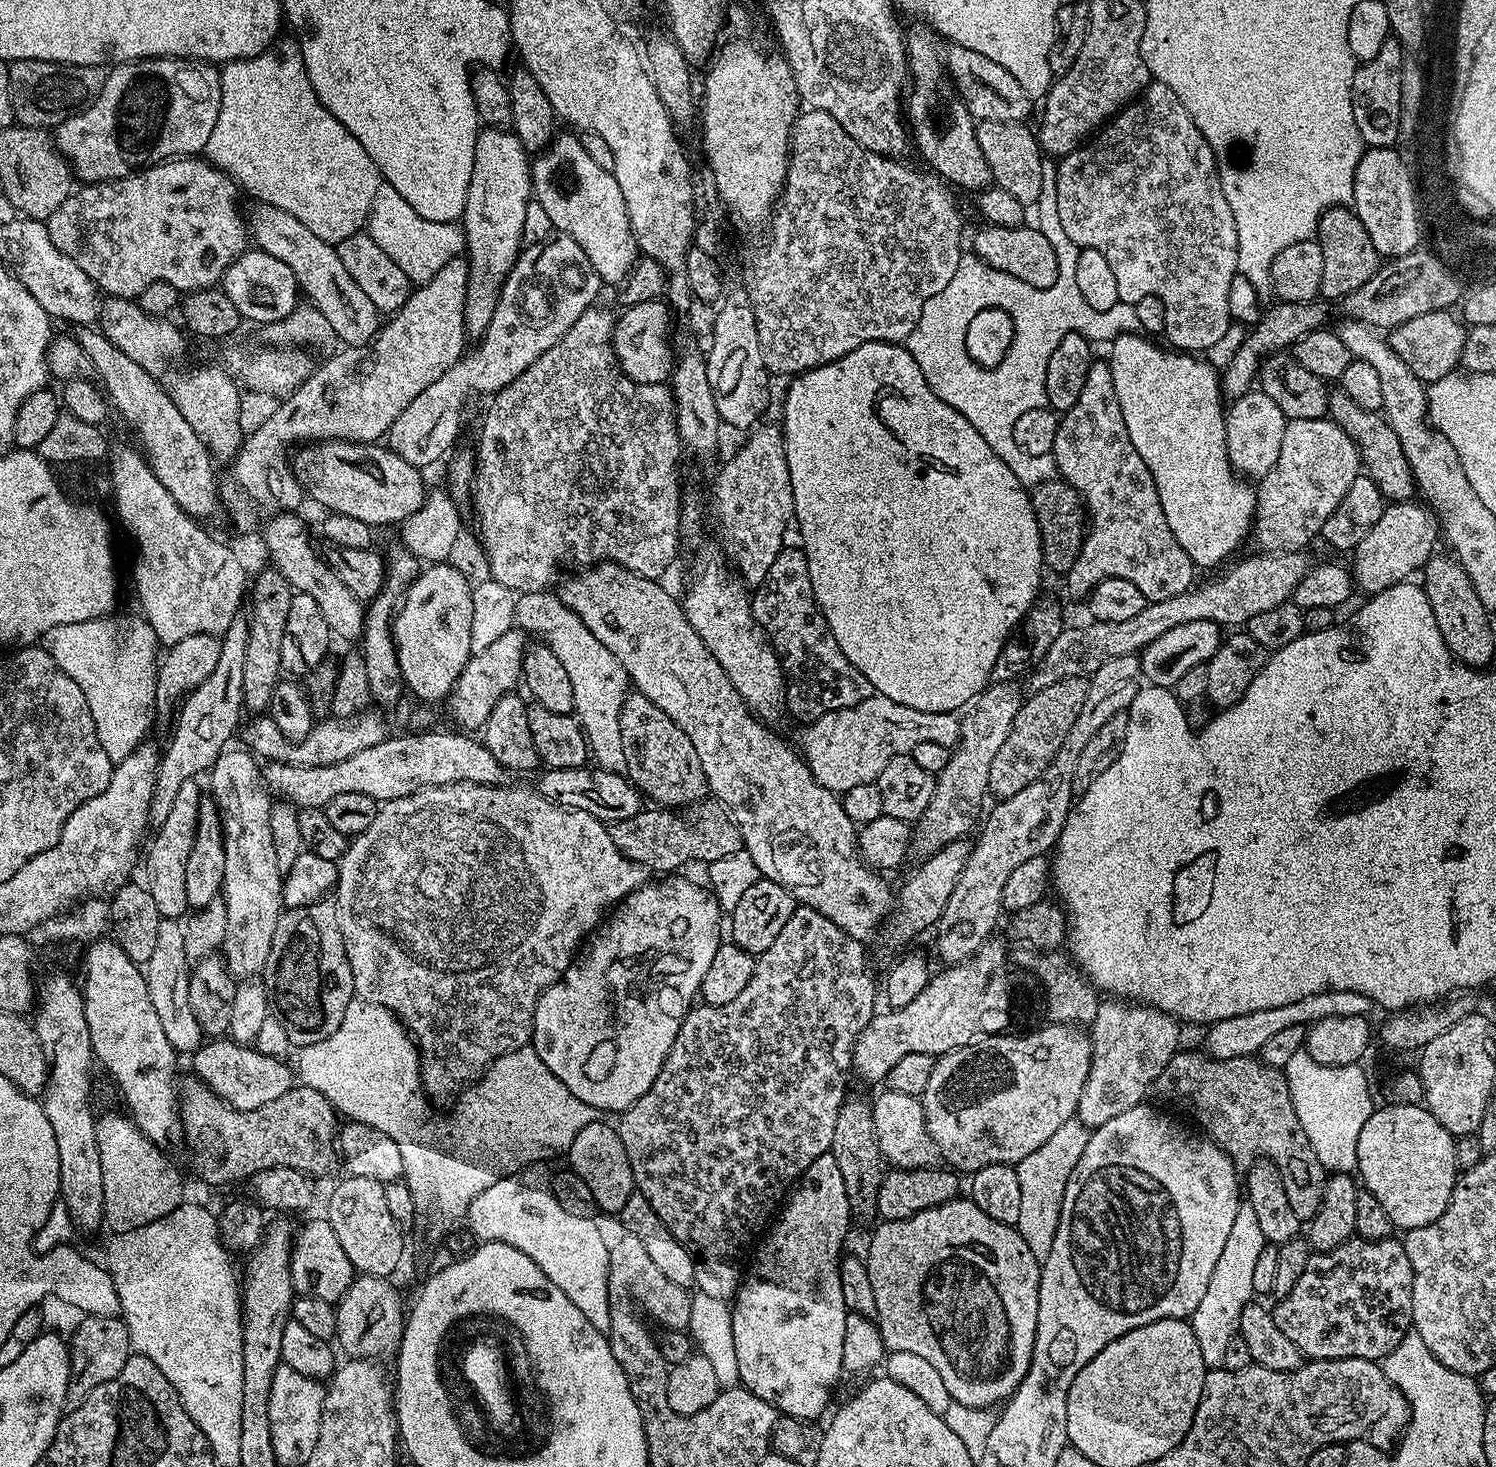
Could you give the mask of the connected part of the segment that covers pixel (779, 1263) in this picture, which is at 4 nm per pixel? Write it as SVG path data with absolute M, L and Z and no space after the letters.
M831 1152L814 1158L791 1192L783 1201L784 1209L783 1204L779 1209L780 1221L767 1229L768 1237L761 1242L756 1257L753 1260L751 1257L750 1267L731 1305L734 1355L738 1358L743 1387L774 1405L777 1413L800 1421L815 1421L824 1411L829 1411L832 1387L844 1372L842 1338L846 1335L849 1311L842 1298L840 1243L848 1236L848 1220L851 1221L853 1215L838 1162L834 1162Z

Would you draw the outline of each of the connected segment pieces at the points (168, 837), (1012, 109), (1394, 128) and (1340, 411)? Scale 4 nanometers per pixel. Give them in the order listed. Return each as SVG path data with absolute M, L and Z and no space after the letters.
M195 779L182 782L178 795L174 798L174 806L170 809L170 814L166 817L166 822L162 822L156 829L156 837L152 840L152 845L148 848L148 853L143 853L142 864L144 860L143 883L146 885L150 898L154 898L154 906L158 906L158 914L165 920L180 920L183 912L189 911L186 902L186 858L190 858L190 846L194 844L196 837L196 819L198 818L198 806L202 789L196 785Z
M949 43L947 47L943 49L942 55L948 79L952 81L961 100L968 105L973 118L977 121L997 120L1011 124L1029 119L1027 116L1032 112L1033 97L1022 90L1018 78L1014 78L1010 70L998 66L998 62L986 58L986 54L978 54L978 50L966 50L966 46L954 43Z
M1395 38L1382 42L1382 50L1378 50L1375 58L1370 62L1360 64L1352 79L1352 105L1354 106L1354 122L1358 122L1360 138L1368 148L1390 148L1402 135L1400 127L1400 103L1402 102L1402 74L1406 51Z
M1332 390L1328 393L1328 416L1355 442L1363 471L1376 483L1385 501L1408 502L1417 495L1416 479L1412 477L1402 442L1398 442L1398 434L1394 434L1380 412L1362 410L1344 391Z

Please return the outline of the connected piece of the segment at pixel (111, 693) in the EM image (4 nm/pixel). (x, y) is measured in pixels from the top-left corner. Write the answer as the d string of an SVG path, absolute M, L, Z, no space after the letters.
M143 618L130 621L125 628L112 619L54 626L42 637L42 646L61 670L78 682L97 742L113 762L119 762L145 740L154 721L158 641Z

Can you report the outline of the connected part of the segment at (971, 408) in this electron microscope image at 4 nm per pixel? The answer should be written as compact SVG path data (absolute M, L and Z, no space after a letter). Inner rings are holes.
M974 254L961 255L958 270L954 270L954 278L934 298L922 306L922 314L909 334L906 344L920 344L920 360L918 370L922 370L922 378L946 402L946 406L954 406L982 438L986 438L989 446L992 440L1000 444L1000 440L1014 440L1014 422L1026 414L1026 410L1043 408L1047 405L1046 398L1046 366L1050 362L1050 354L1054 354L1058 342L1071 332L1081 332L1084 336L1124 335L1139 333L1142 330L1135 304L1115 303L1106 311L1094 310L1086 306L1086 298L1078 291L1078 282L1074 282L1071 270L1065 271L1049 288L1035 288L1005 272L994 270L989 264L977 258ZM996 329L1002 330L1004 353L997 358L996 364L982 358L987 344L998 340Z

